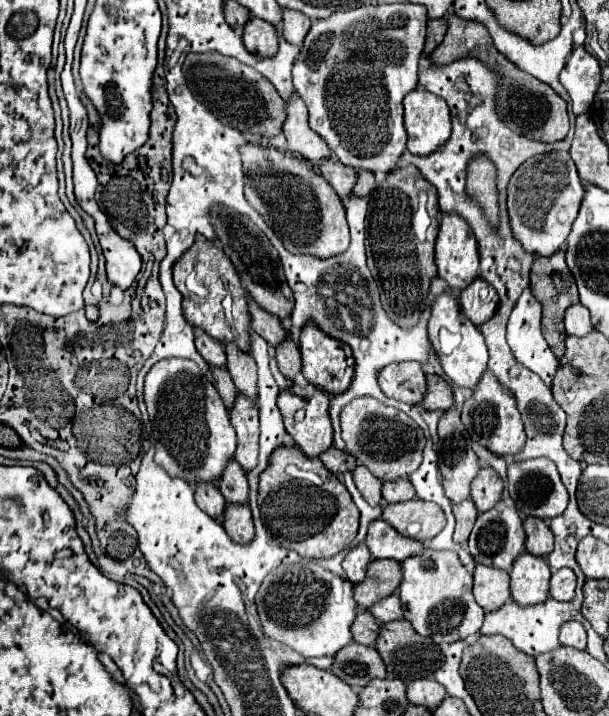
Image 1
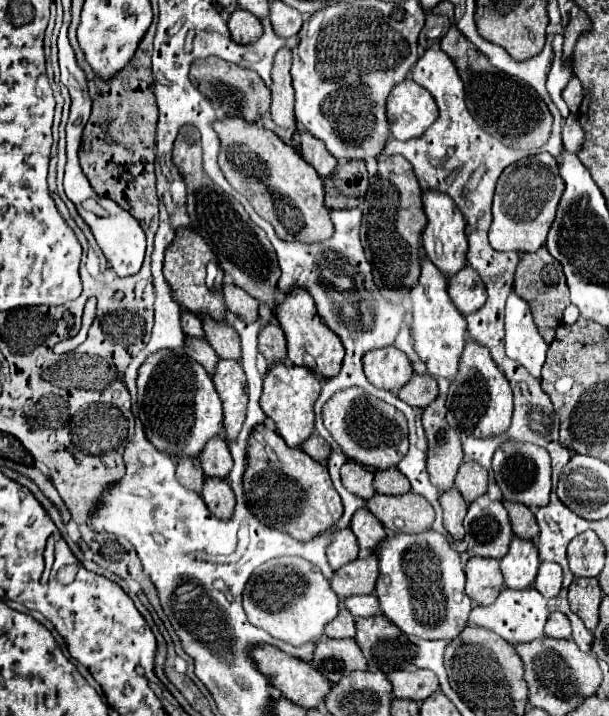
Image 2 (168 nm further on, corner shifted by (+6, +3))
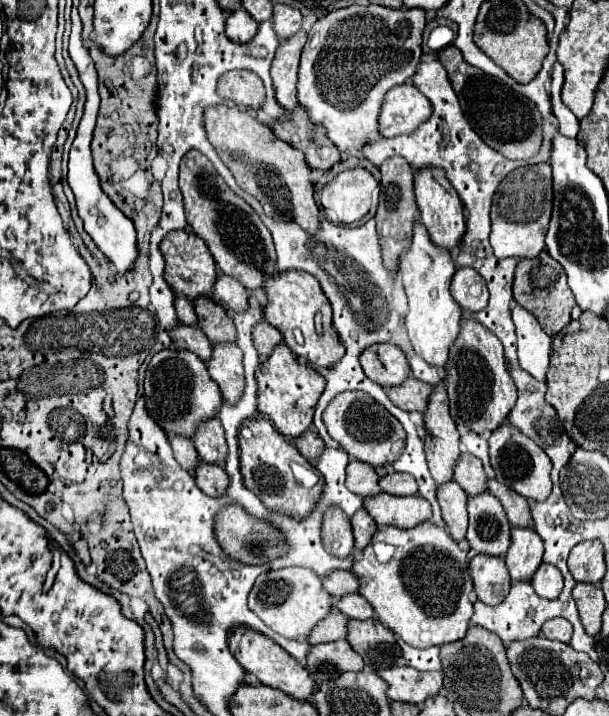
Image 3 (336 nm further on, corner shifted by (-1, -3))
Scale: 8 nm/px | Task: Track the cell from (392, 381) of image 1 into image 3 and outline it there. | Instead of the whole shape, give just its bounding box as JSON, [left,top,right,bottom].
[360,344,410,386]

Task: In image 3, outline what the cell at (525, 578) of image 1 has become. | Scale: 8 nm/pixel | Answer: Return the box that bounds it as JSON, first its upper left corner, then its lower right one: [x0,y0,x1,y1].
[506,528,544,582]

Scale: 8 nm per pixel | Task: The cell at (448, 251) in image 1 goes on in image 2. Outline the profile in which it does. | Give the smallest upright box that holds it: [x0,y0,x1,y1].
[423,190,467,276]

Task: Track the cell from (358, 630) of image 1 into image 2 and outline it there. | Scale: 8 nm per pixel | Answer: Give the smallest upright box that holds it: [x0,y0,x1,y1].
[325,608,355,638]

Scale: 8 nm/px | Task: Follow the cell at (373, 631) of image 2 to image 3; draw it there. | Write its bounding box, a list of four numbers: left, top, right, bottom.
[346,618,402,668]

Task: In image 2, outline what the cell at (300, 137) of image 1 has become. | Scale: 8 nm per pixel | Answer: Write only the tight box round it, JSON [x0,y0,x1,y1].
[271,48,297,130]

